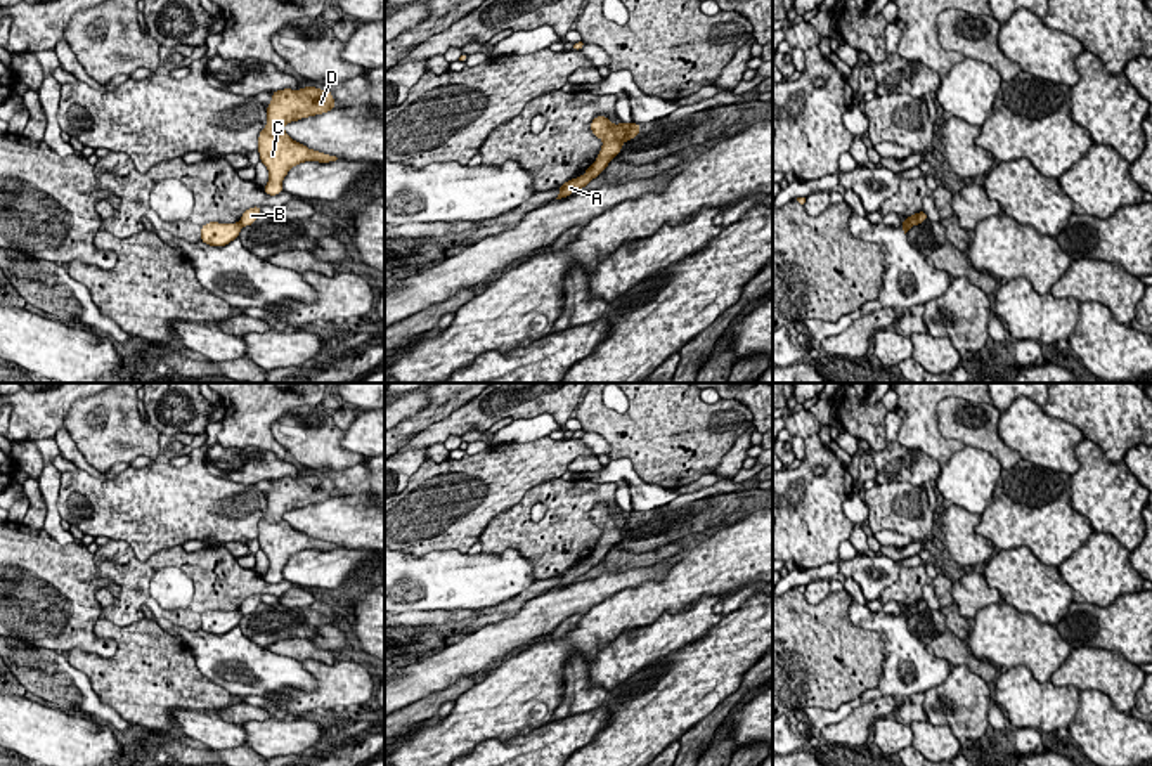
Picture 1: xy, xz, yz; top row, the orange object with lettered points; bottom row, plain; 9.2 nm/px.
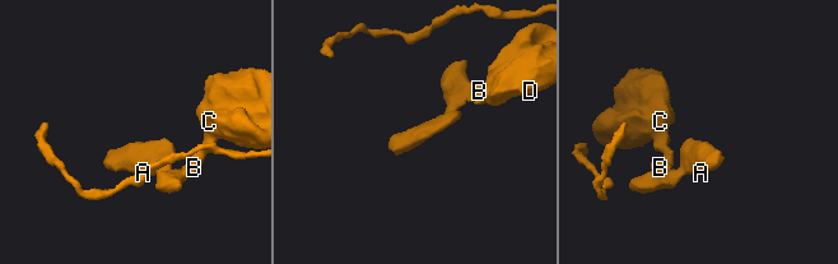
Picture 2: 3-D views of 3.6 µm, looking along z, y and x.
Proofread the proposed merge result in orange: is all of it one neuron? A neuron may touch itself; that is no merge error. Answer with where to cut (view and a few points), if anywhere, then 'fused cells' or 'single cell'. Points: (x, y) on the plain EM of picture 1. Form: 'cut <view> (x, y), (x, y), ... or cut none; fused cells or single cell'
cut xy (238, 610), (243, 614); fused cells

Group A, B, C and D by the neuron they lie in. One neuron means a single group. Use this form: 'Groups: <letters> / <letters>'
Groups: A / B C D

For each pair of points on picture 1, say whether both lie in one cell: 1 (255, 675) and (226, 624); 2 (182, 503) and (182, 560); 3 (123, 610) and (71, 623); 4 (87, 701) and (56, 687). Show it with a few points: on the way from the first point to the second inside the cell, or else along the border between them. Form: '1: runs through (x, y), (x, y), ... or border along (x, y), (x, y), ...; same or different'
1: runs through (243, 662), (226, 645), (226, 636); same
2: border along (181, 545), (158, 550), (142, 562); different
3: border along (97, 576), (120, 588), (96, 593), (101, 616); different
4: runs through (80, 699), (63, 687); same

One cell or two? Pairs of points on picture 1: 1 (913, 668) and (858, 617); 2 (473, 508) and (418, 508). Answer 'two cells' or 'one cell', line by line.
1: one cell
2: one cell

